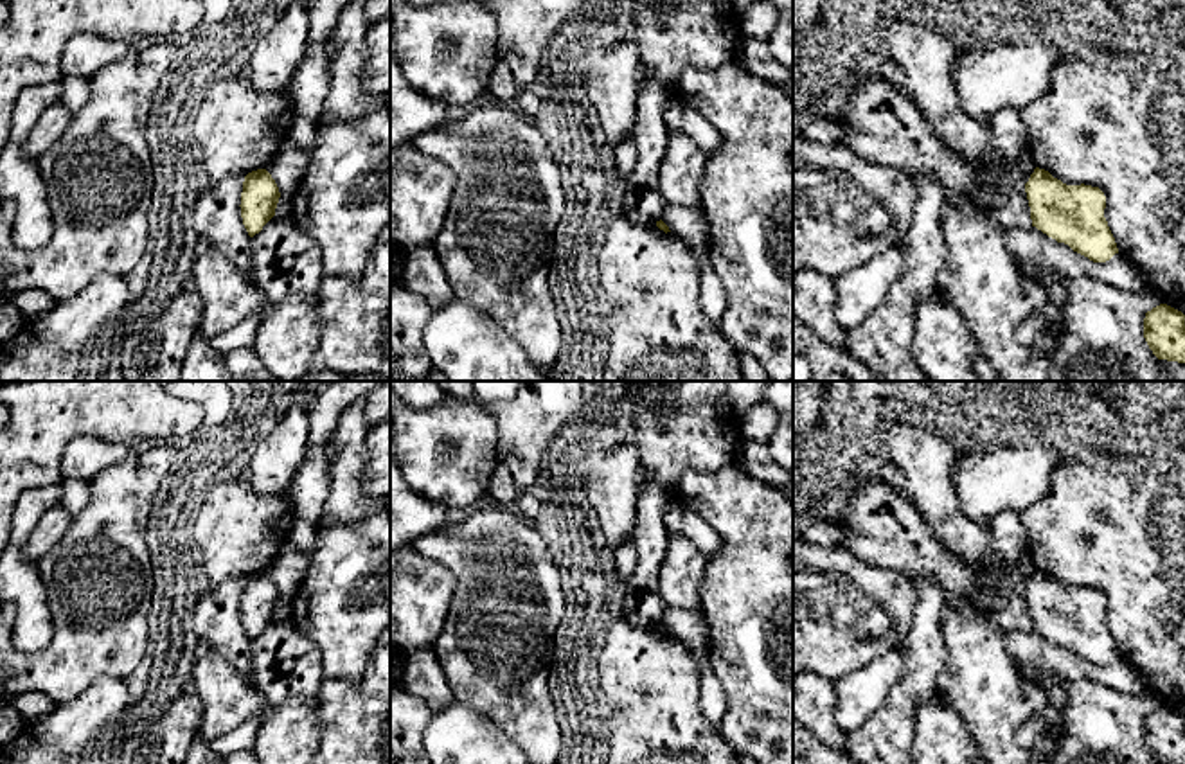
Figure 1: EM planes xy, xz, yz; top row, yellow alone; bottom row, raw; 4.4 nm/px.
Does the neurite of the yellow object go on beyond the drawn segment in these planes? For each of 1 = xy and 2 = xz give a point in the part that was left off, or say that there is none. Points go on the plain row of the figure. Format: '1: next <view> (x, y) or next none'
1: next none
2: next none

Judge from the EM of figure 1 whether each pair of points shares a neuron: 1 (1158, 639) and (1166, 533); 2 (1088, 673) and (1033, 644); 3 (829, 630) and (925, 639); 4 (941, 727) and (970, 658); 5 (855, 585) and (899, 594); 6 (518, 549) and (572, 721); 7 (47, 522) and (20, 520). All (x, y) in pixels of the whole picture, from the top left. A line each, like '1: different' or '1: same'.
1: same
2: same
3: different
4: different
5: same
6: different
7: different

